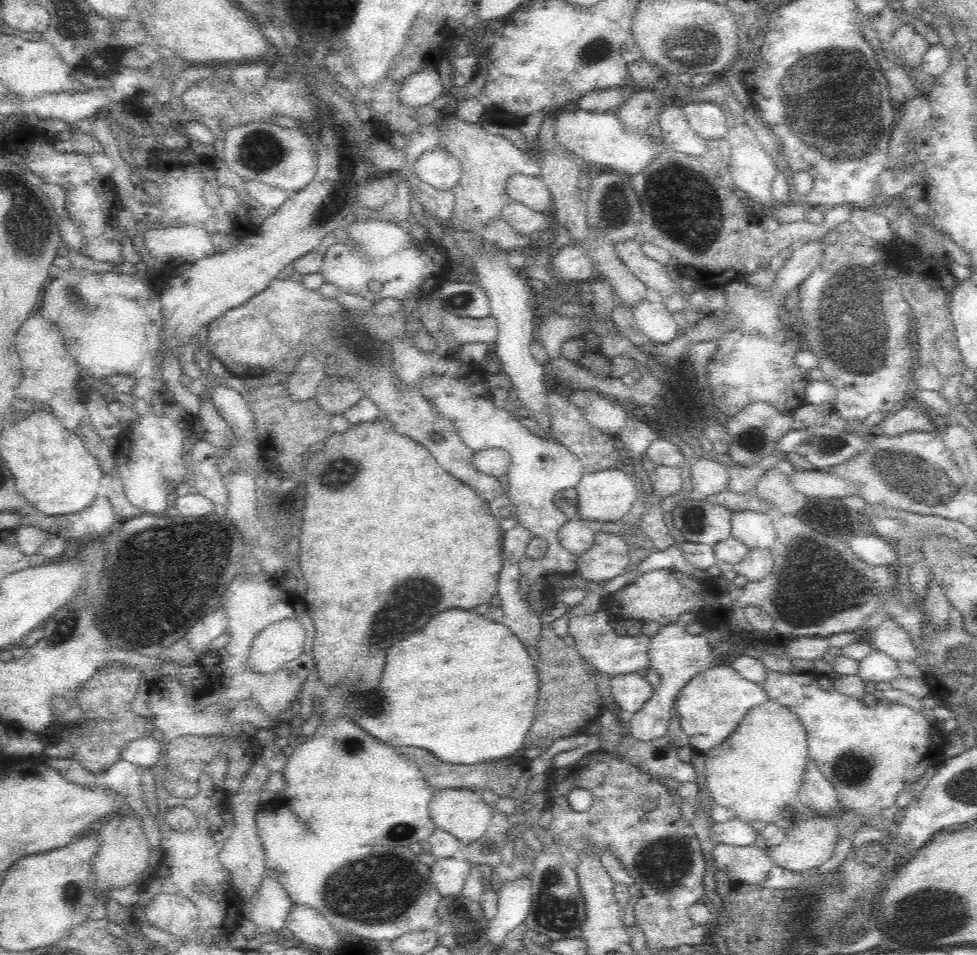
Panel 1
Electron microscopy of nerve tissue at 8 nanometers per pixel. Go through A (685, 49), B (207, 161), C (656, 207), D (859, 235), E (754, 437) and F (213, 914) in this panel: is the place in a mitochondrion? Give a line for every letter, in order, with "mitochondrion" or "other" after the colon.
A: mitochondrion
B: other
C: mitochondrion
D: other
E: mitochondrion
F: other

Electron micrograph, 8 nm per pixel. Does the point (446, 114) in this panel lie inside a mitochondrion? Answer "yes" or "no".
no

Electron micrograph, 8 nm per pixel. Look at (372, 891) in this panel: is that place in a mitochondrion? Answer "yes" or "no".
yes

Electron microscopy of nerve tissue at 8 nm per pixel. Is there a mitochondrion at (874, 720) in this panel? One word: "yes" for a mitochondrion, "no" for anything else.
no

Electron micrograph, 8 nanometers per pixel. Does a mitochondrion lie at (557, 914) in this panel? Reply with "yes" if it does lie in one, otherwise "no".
yes

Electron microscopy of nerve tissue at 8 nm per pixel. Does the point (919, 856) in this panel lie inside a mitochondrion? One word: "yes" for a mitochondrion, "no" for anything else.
no

